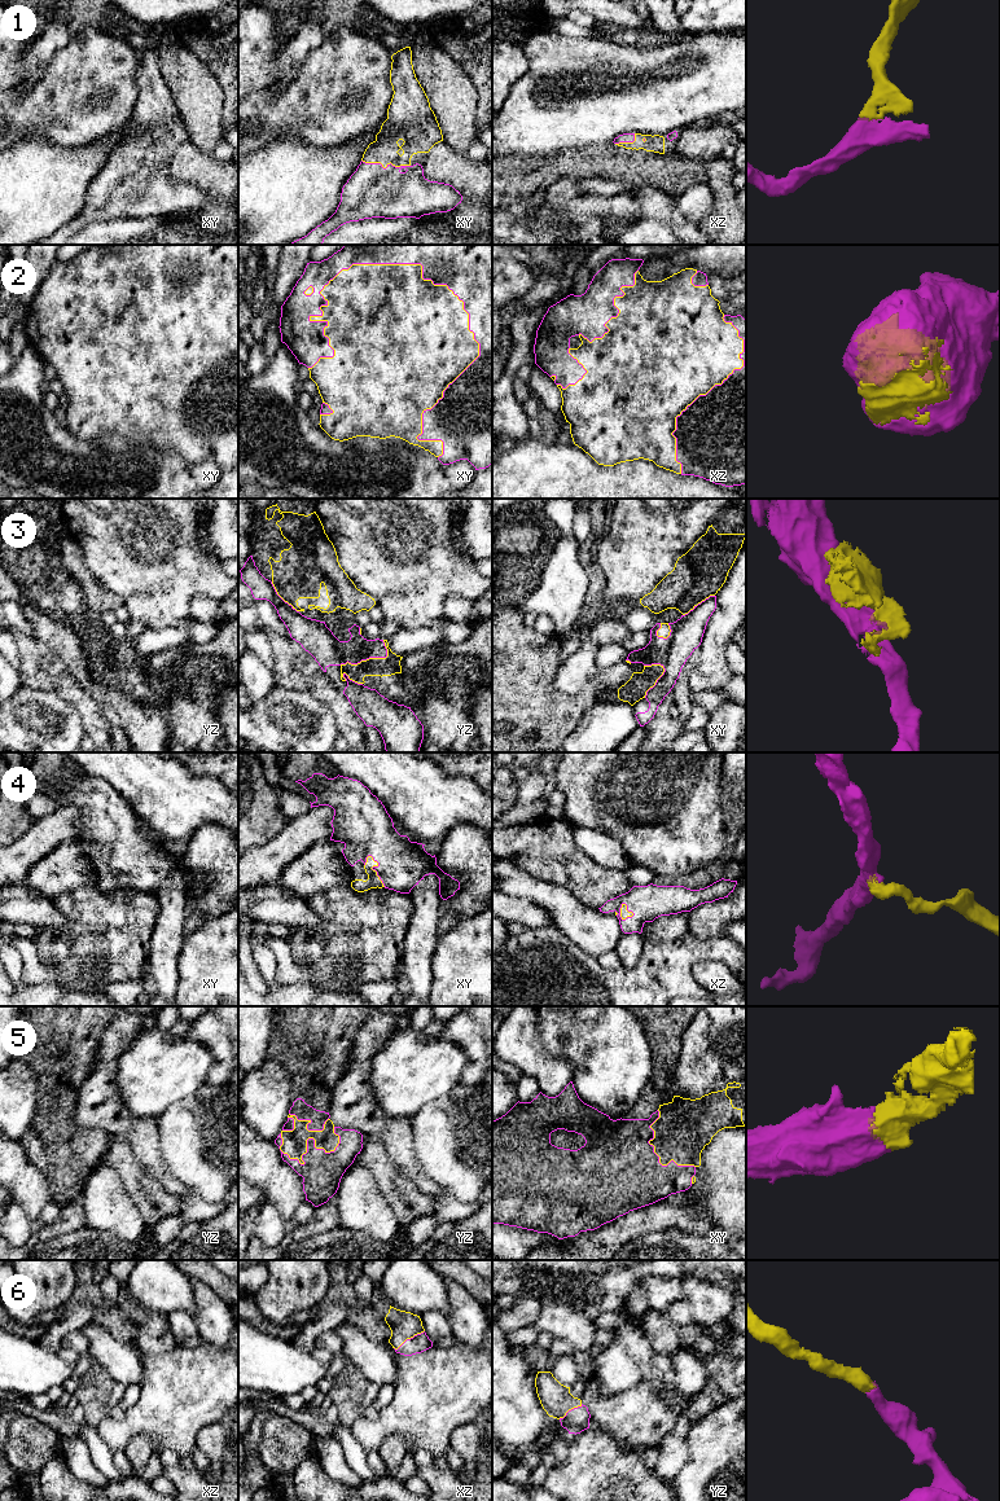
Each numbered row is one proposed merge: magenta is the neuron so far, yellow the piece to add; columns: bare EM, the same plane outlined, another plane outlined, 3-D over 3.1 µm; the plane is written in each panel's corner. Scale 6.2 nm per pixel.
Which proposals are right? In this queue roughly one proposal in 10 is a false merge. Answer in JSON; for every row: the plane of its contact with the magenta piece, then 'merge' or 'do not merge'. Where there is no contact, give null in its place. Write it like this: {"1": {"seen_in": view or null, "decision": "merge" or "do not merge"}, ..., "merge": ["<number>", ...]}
{"1": {"seen_in": "xy", "decision": "merge"}, "2": {"seen_in": "xy", "decision": "merge"}, "3": {"seen_in": "yz", "decision": "do not merge"}, "4": {"seen_in": "xy", "decision": "merge"}, "5": {"seen_in": "yz", "decision": "merge"}, "6": {"seen_in": "xz", "decision": "merge"}, "merge": ["1", "2", "4", "5", "6"]}

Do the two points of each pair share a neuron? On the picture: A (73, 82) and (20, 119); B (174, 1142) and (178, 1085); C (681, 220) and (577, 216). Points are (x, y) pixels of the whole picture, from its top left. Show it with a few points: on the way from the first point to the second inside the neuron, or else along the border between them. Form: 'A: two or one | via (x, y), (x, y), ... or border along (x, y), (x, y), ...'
A: one | via (60, 95), (44, 110), (33, 112)
B: two | border along (202, 1084), (191, 1094), (172, 1102), (157, 1118)
C: one | via (656, 207), (602, 207)

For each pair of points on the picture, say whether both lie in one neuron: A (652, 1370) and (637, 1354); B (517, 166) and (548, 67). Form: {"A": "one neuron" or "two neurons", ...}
{"A": "one neuron", "B": "two neurons"}

